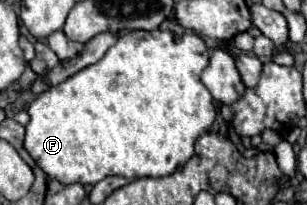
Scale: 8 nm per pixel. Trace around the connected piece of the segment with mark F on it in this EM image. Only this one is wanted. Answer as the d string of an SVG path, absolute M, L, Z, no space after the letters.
M163 30L163 32L129 32L119 36L119 40L105 52L105 56L83 68L81 72L73 74L71 78L67 78L65 82L49 88L47 92L39 94L31 106L29 106L29 124L27 124L27 134L25 134L25 150L31 154L31 158L41 166L41 170L49 176L49 178L57 178L61 184L95 184L99 180L103 180L105 176L125 176L125 178L143 178L143 176L151 176L151 178L159 178L159 176L167 176L171 172L175 172L177 168L181 168L191 156L193 156L193 146L195 140L207 132L211 128L211 124L215 122L215 106L213 106L213 98L209 94L209 90L201 84L201 72L209 66L209 50L207 44L201 40L201 36L197 36L195 32L187 32L181 34L177 38L173 38L173 32Z

